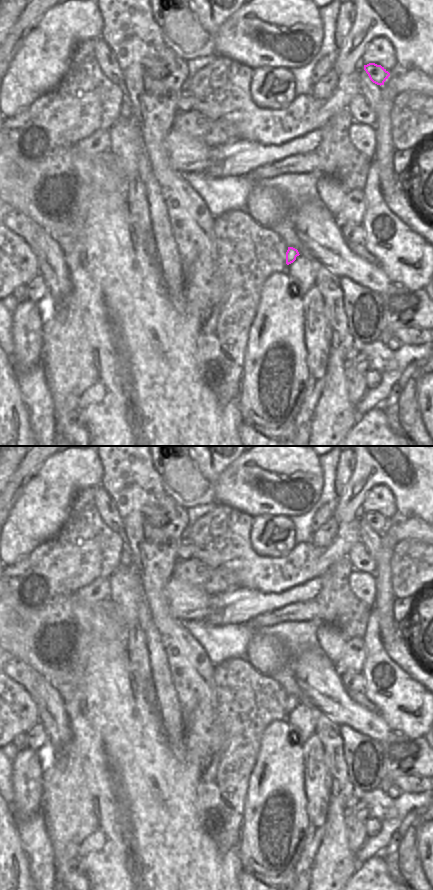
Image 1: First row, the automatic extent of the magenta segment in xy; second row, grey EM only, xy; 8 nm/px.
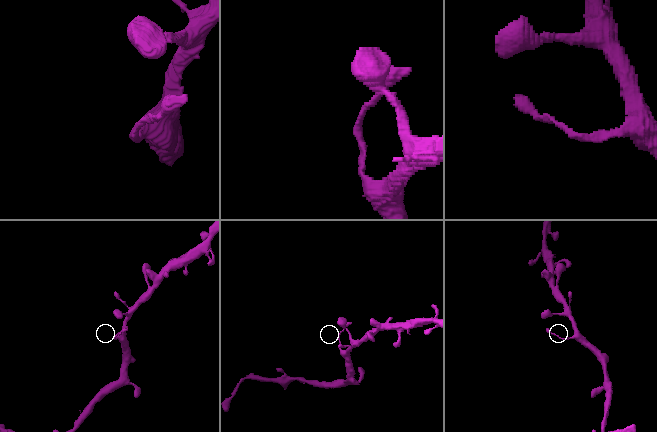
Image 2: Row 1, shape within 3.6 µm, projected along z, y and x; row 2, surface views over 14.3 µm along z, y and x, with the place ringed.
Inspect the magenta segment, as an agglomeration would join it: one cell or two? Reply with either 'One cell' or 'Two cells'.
Two cells

